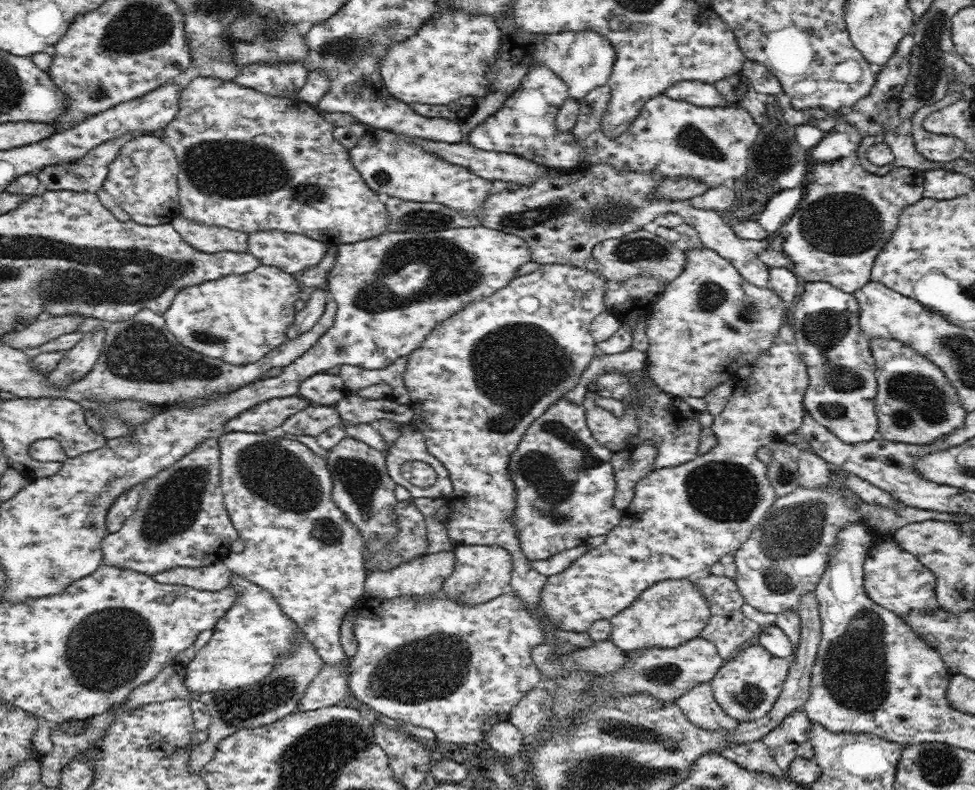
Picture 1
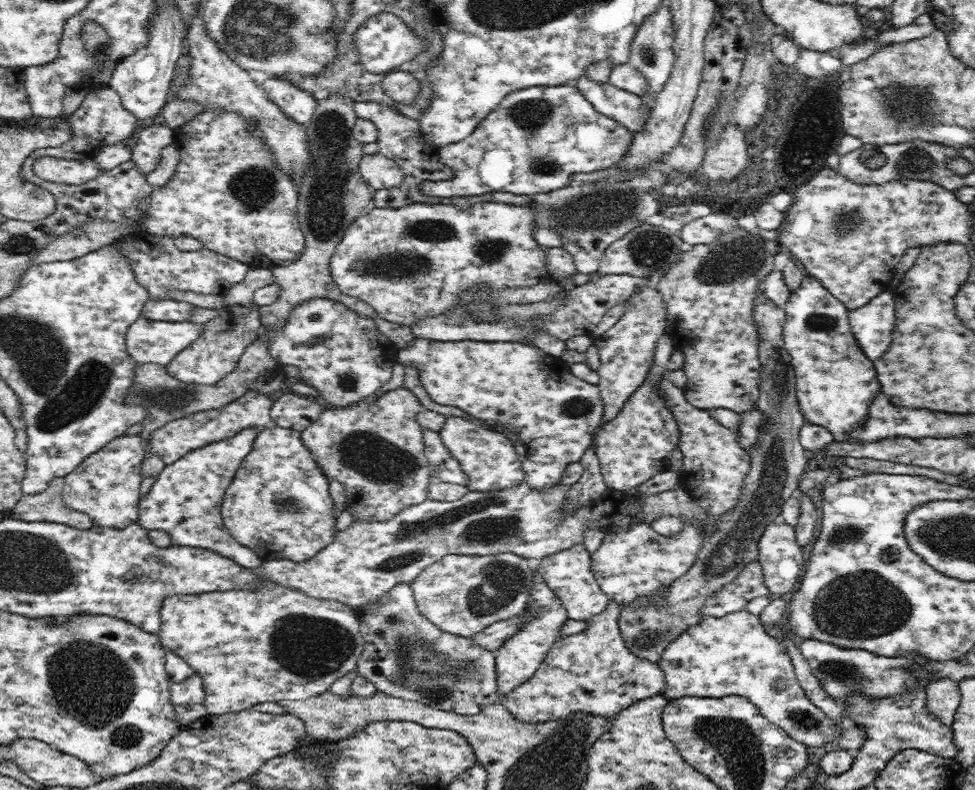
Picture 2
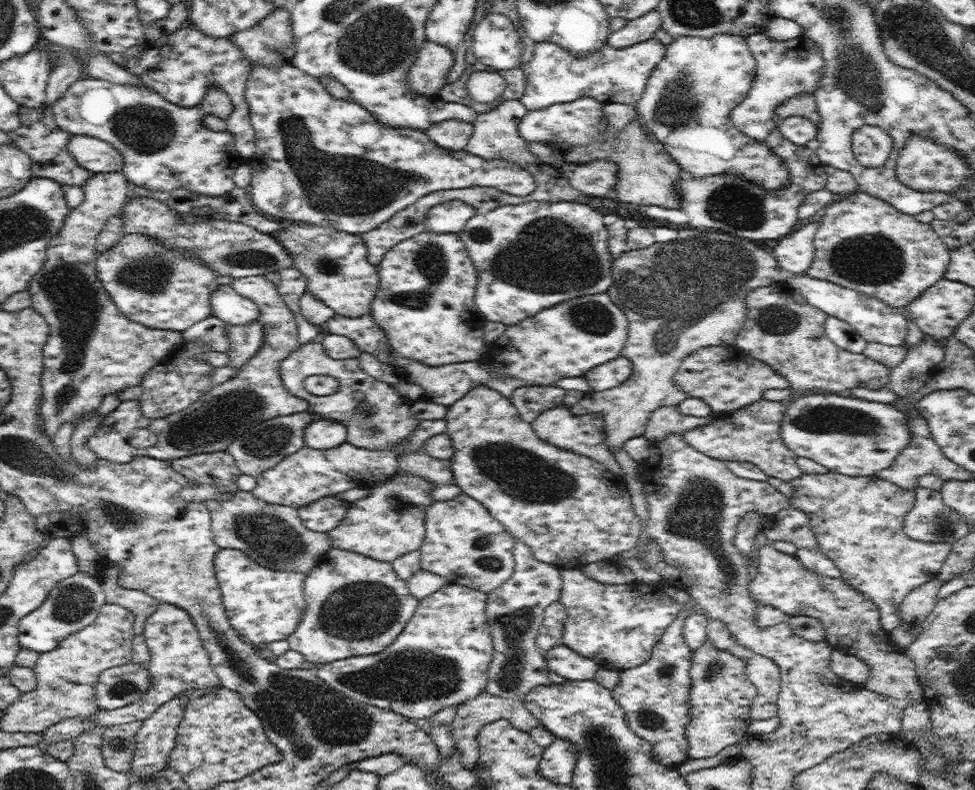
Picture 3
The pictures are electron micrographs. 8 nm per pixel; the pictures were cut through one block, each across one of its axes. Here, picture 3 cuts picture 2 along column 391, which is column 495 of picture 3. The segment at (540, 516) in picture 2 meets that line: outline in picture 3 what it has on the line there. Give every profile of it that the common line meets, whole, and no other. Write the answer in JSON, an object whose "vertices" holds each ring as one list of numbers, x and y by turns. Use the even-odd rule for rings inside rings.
{"vertices":[[461,493,452,500,434,501,424,514,425,538,419,549,422,570,434,572,451,584,484,592,487,596,513,576,516,540,500,522,492,519,488,508,480,501]]}

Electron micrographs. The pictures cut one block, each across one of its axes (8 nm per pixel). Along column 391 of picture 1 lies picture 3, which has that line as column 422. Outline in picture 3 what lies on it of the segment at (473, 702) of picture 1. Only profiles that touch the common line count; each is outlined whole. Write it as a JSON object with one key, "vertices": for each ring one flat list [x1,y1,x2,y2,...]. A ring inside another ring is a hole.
{"vertices":[[450,583,431,596,419,600,416,612,404,630,383,652,324,663,315,673,332,689,355,701,390,709,413,720,431,718,442,708,458,706,486,691,488,667,494,653,486,605,487,595,484,592]]}

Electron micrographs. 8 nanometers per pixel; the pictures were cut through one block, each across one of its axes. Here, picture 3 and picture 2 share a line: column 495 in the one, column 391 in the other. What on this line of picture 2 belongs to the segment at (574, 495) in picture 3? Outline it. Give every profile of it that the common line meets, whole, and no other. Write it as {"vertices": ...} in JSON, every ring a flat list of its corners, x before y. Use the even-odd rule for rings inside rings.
{"vertices":[[406,387,394,388,347,407,324,408,319,420,301,431,302,443,312,451,322,473,340,481,346,489,347,508,354,521,392,520,404,507,427,499,431,468,424,452,423,428,417,421,422,409,414,392]]}

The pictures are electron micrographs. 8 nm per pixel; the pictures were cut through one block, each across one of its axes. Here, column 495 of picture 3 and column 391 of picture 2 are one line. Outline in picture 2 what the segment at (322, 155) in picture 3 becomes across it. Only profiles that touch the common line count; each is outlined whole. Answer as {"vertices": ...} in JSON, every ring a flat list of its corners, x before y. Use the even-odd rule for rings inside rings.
{"vertices":[[380,152,362,155,359,170,373,191,394,188,404,180,404,172,400,165]]}

